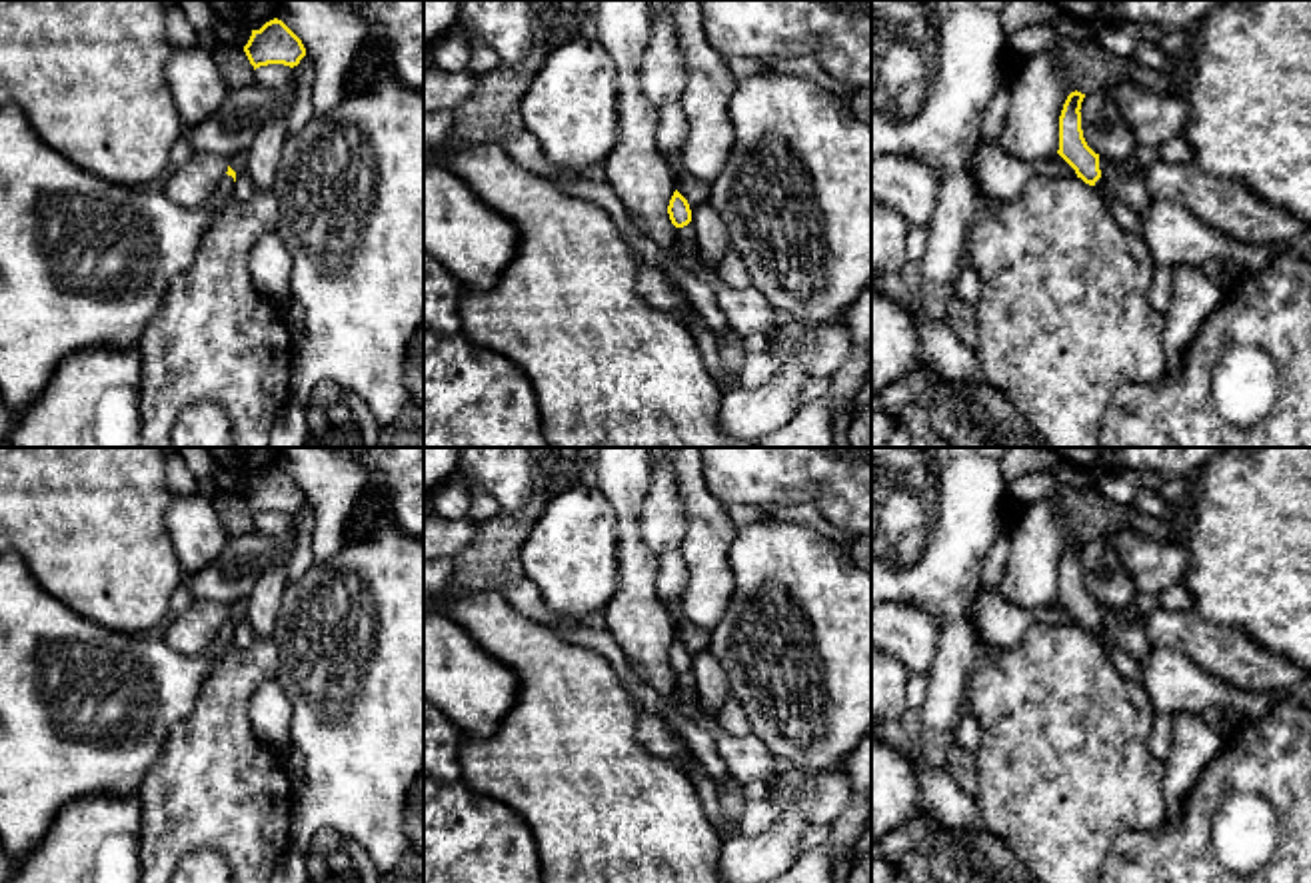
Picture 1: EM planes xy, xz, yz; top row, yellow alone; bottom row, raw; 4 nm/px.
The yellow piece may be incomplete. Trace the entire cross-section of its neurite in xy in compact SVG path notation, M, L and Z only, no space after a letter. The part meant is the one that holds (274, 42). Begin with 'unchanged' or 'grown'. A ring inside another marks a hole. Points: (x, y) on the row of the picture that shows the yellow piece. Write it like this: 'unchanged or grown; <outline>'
unchanged; M278 18L266 22L260 30L252 30L244 52L254 70L268 64L294 68L306 56L302 40Z

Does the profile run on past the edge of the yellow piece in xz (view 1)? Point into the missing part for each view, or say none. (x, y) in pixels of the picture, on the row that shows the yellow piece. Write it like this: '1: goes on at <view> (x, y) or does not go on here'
1: does not go on here

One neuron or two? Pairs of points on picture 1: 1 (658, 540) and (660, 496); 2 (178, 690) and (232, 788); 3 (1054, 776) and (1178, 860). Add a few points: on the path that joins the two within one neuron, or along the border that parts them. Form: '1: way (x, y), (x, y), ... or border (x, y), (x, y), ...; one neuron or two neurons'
1: way (660, 530), (660, 506); one neuron
2: border (210, 670), (194, 710), (168, 734), (162, 750); two neurons
3: border (1168, 820), (1152, 830), (1122, 834), (1104, 862); two neurons

